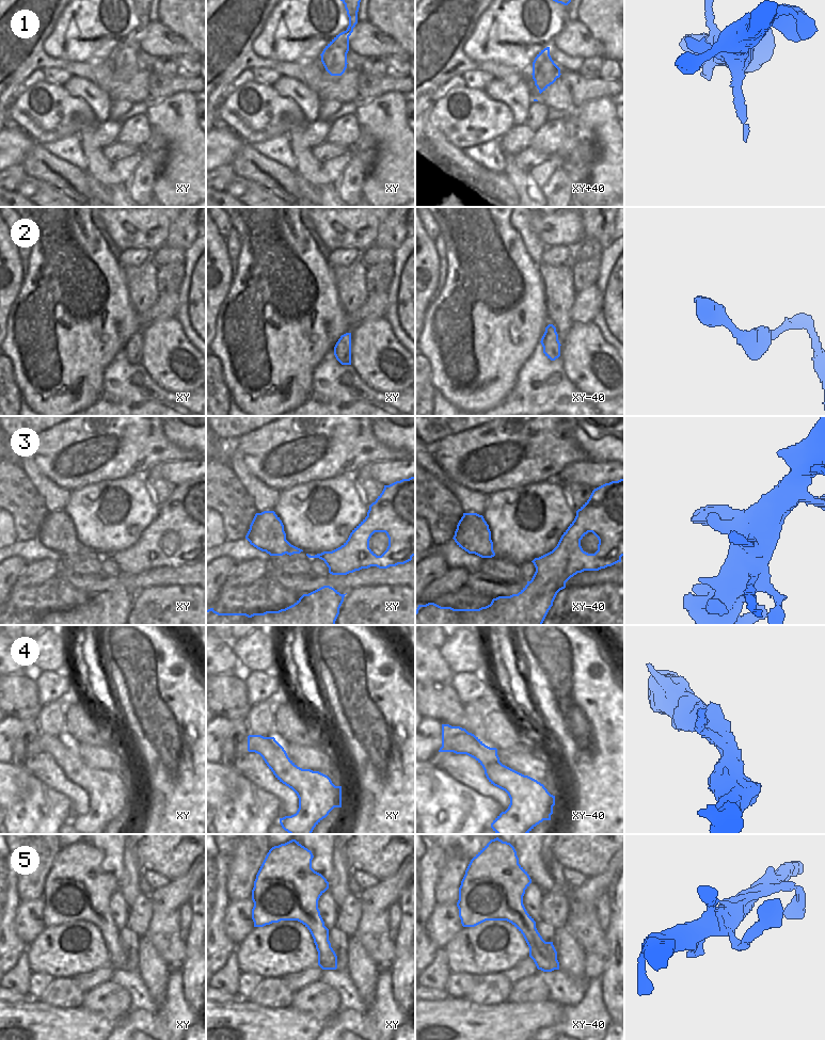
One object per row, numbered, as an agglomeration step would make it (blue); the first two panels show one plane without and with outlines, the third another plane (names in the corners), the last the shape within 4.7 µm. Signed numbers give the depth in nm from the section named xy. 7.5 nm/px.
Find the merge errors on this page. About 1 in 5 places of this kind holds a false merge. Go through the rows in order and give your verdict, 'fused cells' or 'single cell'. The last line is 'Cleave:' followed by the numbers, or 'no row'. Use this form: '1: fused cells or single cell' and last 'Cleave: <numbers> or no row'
1: single cell
2: single cell
3: single cell
4: single cell
5: single cell
Cleave: no row

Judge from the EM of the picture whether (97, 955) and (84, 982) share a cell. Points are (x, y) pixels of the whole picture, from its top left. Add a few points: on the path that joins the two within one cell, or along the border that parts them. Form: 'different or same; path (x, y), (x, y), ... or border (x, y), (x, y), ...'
different; border (108, 964), (78, 973), (74, 977)

